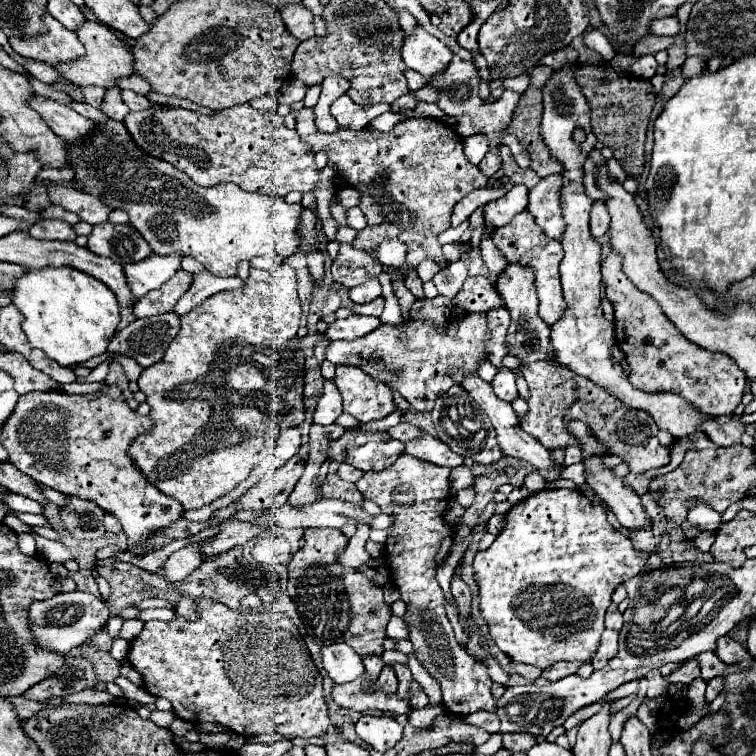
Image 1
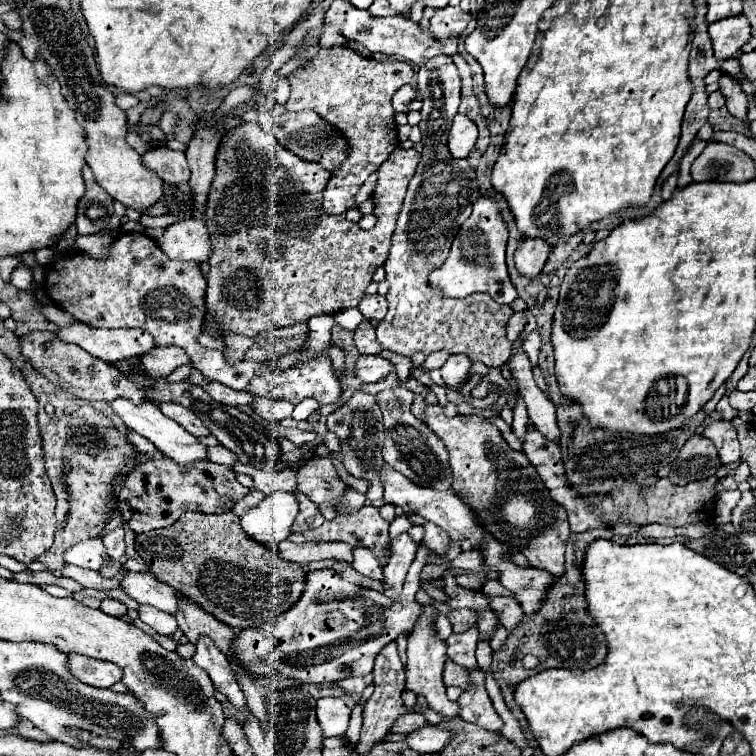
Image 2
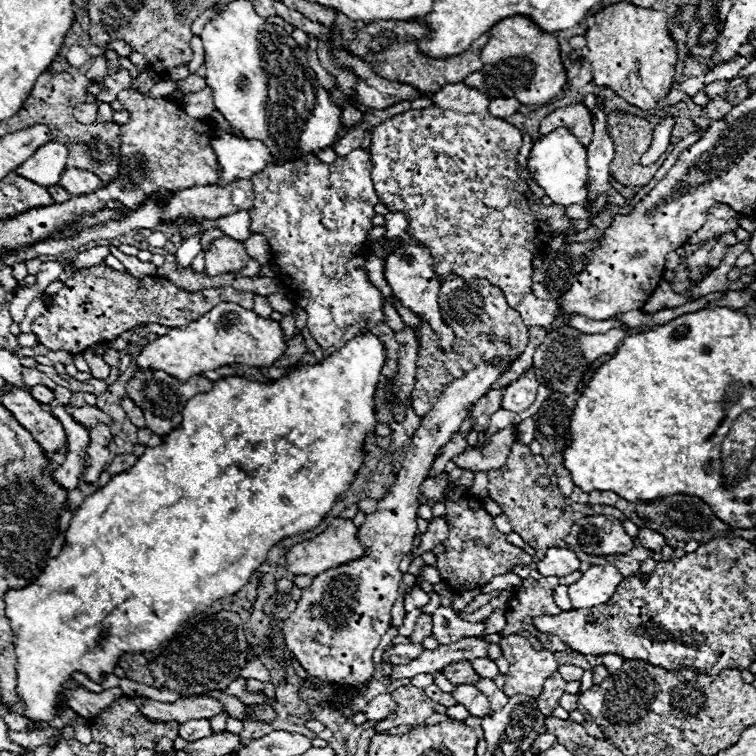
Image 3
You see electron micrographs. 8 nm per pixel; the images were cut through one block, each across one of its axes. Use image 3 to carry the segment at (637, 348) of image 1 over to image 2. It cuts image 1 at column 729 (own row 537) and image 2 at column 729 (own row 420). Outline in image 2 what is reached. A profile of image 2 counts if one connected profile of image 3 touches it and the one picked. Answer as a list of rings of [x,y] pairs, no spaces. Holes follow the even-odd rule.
[[[728,420],[712,422],[710,426],[706,426],[702,436],[714,442],[722,464],[730,464],[730,462],[740,460],[740,444],[738,444],[736,428],[732,426],[732,422],[728,422]]]

